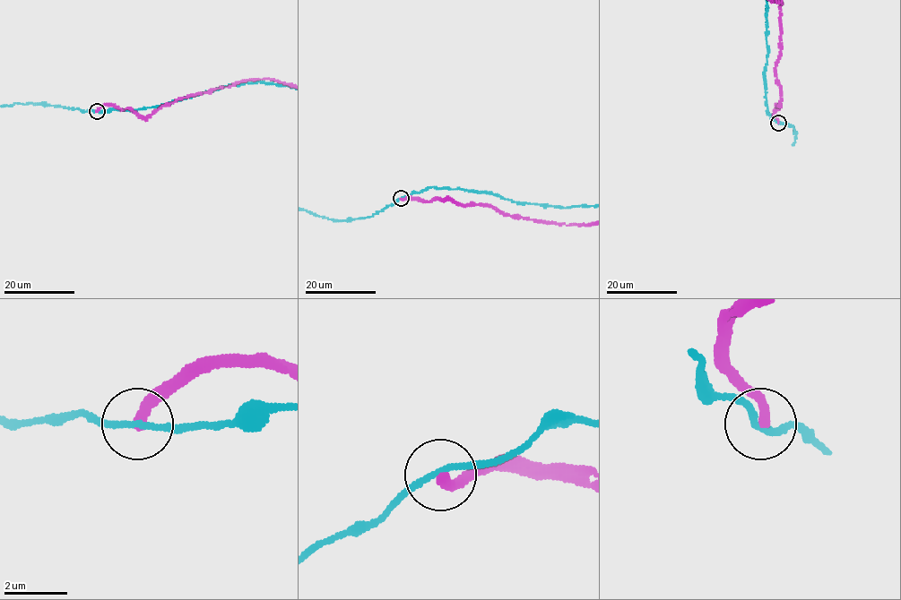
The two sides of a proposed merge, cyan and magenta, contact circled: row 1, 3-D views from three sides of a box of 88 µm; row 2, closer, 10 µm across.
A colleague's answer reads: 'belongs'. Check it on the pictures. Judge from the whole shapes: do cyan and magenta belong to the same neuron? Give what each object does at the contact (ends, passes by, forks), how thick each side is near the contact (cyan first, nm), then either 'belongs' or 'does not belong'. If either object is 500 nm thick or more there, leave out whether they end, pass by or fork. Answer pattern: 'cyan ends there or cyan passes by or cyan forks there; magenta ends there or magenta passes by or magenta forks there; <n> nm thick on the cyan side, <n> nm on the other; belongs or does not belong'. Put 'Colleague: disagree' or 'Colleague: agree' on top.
Colleague: disagree
cyan passes by; magenta ends there; 170 nm thick on the cyan side, 360 nm on the other; does not belong

